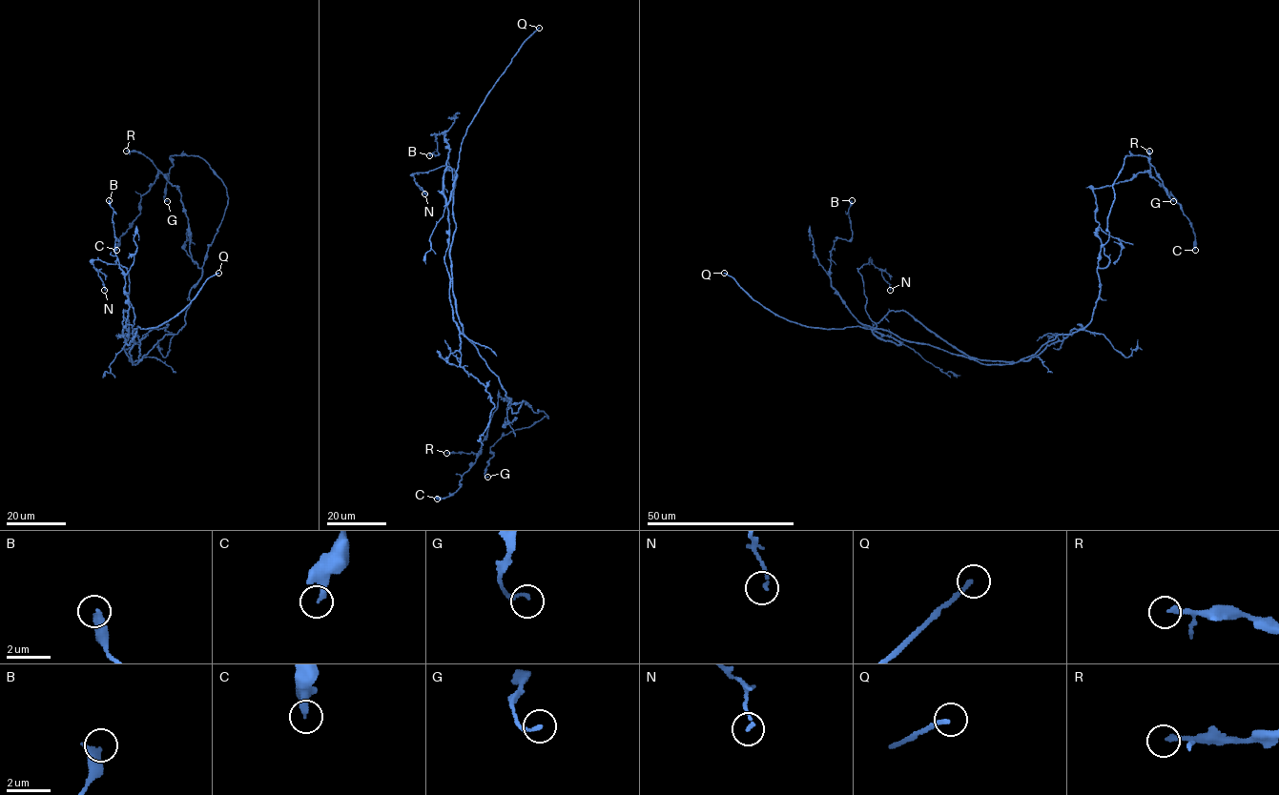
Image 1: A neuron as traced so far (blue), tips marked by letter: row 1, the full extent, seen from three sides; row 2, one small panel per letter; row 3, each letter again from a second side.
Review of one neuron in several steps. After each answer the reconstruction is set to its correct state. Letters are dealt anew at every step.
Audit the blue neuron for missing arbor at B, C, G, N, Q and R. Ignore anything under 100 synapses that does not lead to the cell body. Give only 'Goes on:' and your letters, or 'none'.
Goes on: Q

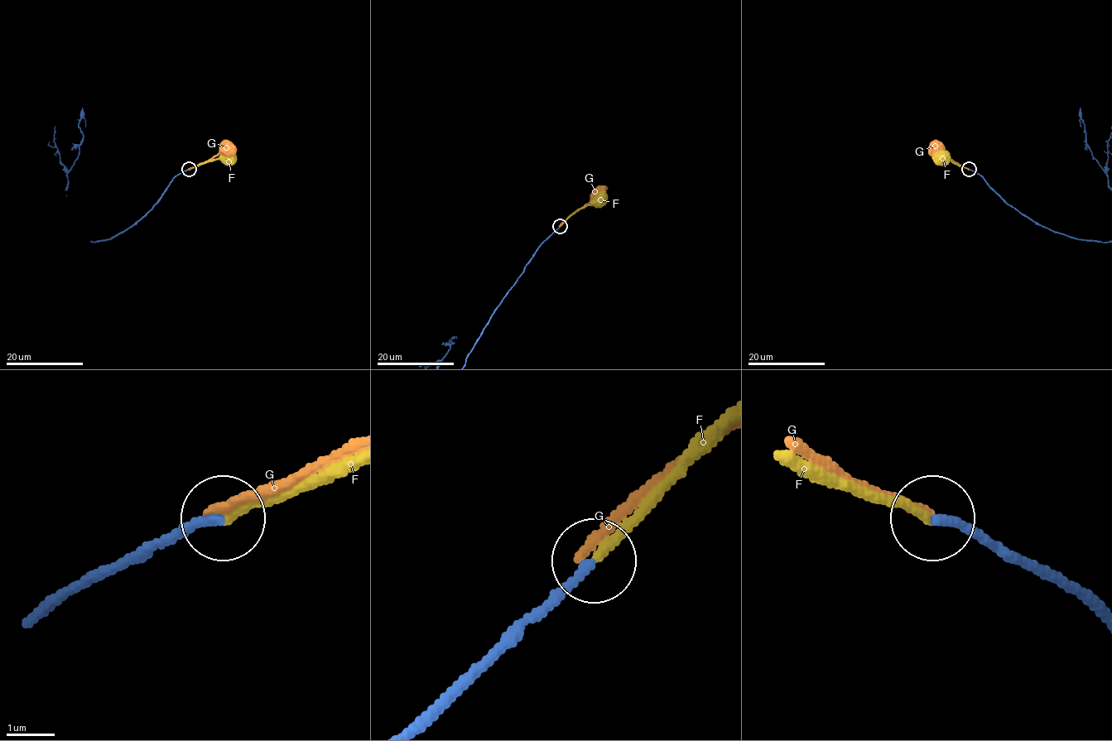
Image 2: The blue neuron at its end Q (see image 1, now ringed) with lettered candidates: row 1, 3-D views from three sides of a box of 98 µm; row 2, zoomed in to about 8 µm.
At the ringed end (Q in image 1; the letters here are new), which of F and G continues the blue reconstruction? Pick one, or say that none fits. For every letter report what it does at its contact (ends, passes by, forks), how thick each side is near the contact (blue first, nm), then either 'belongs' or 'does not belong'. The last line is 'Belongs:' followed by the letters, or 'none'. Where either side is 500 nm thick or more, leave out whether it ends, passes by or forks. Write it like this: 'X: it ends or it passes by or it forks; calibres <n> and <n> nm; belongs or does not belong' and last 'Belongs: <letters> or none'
F: it ends; calibres 190 and 170 nm; belongs
G: it ends; calibres 200 and 190 nm; does not belong
Belongs: F

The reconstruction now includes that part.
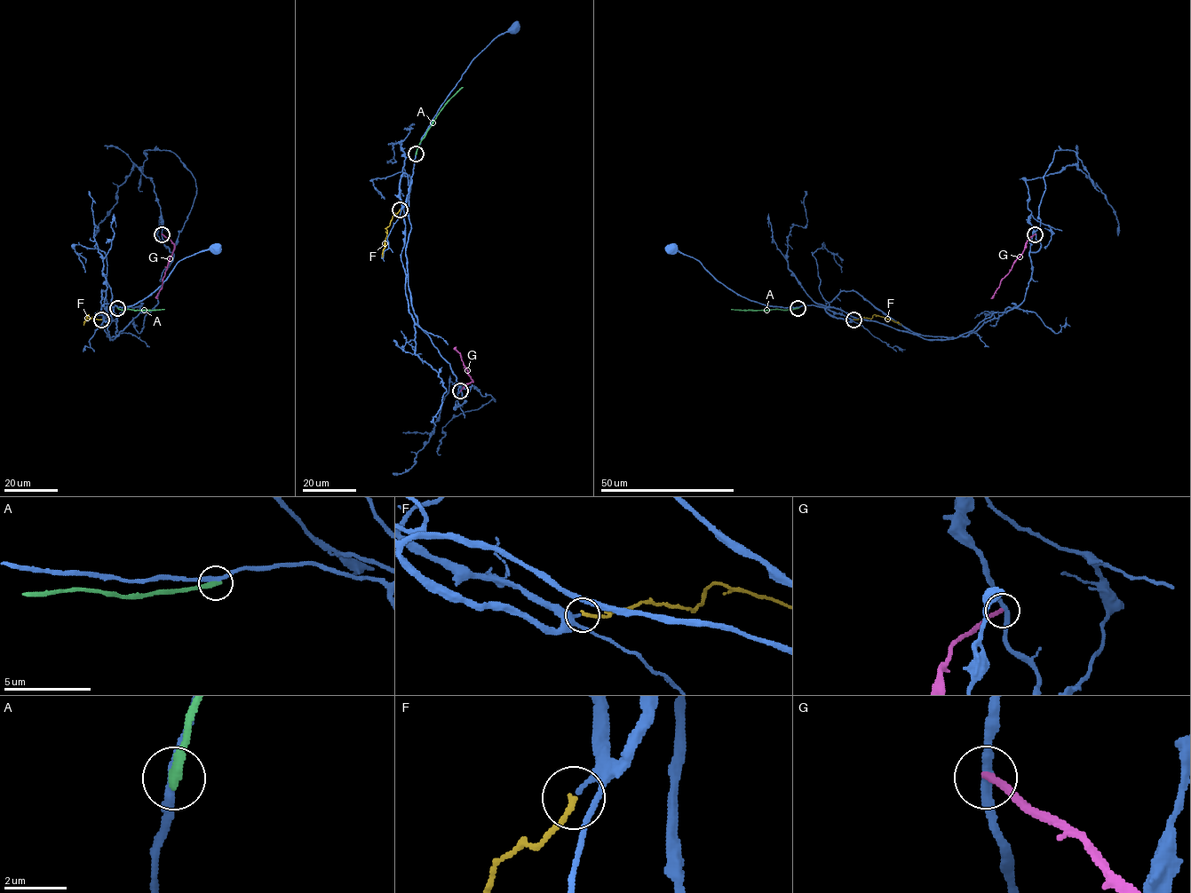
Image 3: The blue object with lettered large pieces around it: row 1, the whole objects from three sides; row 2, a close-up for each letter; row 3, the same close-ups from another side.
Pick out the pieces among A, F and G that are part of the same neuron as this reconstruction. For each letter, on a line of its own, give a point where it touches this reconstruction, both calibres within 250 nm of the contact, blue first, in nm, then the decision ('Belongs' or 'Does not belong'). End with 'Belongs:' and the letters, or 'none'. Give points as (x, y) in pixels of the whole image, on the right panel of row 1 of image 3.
A: Touches blue at (797, 308). Thickness 240 nm (blue) against 280 nm. Does not belong
F: Touches blue at (853, 320). Thickness 220 nm (blue) against 170 nm. Belongs
G: Touches blue at (1035, 234). Thickness 320 nm (blue) against 240 nm. Does not belong
Belongs: F

